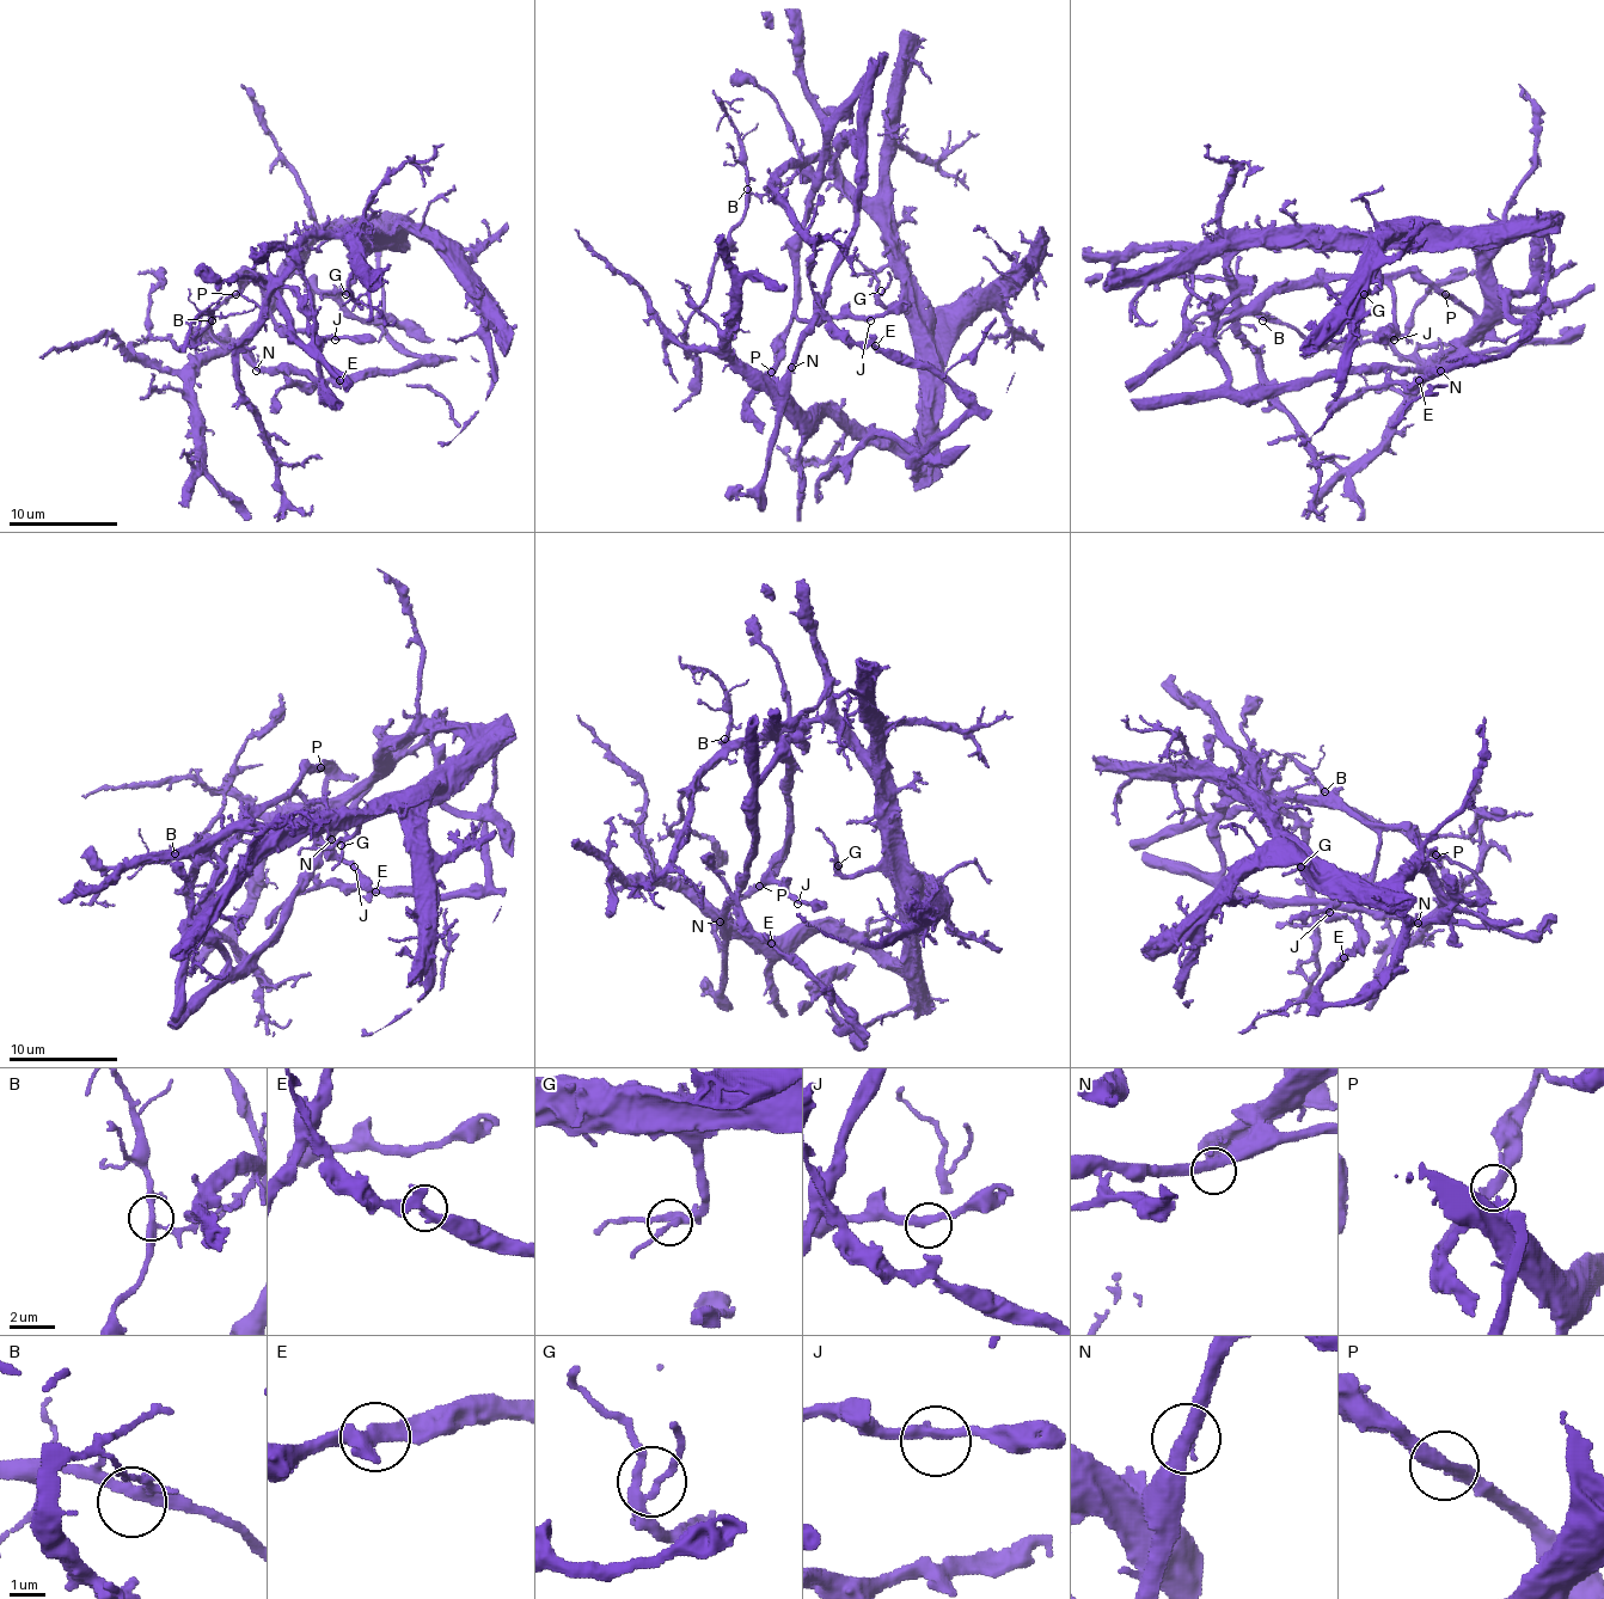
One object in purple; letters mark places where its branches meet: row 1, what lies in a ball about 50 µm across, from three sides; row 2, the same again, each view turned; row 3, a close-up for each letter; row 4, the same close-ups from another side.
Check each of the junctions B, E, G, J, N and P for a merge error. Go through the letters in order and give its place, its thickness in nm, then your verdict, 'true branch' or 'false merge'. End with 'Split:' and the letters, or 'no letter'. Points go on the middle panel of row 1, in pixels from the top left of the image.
B: at (747, 189); 280 nm thick; true branch
E: at (875, 345); 360 nm thick; false merge
G: at (881, 290); 240 nm thick; true branch
J: at (870, 320); 320 nm thick; true branch
N: at (791, 367); 340 nm thick; true branch
P: at (771, 372); 360 nm thick; false merge
Split: E, P

